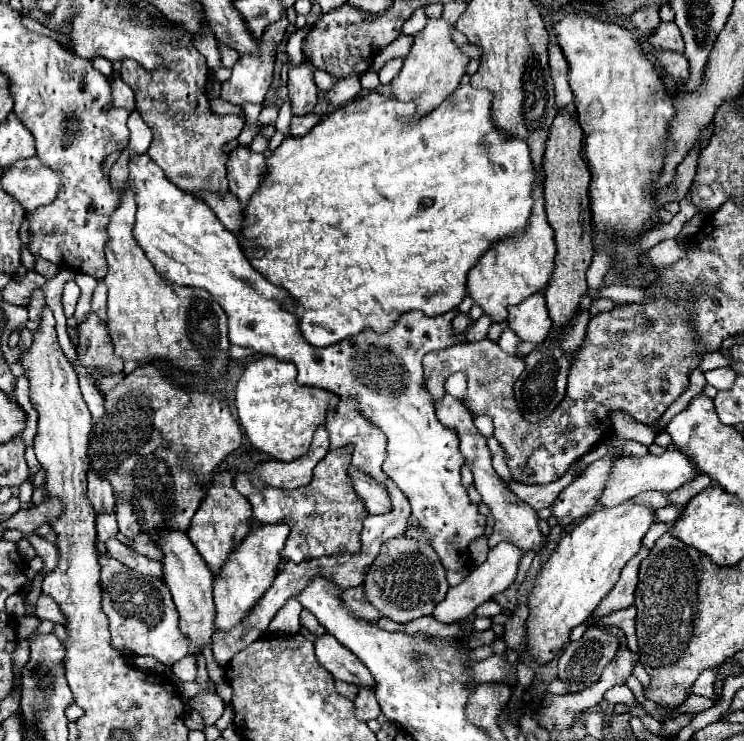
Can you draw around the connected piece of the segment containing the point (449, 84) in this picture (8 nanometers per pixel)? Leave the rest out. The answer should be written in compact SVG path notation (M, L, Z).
M428 18L426 26L414 36L414 44L410 54L404 58L404 66L400 74L392 80L392 94L398 100L416 100L416 114L424 116L434 106L438 106L446 96L450 96L460 78L466 74L466 66L470 58L462 52L462 46L452 40L454 26L442 18Z

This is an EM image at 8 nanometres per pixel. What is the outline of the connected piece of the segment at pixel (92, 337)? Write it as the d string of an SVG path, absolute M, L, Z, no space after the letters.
M88 312L86 320L78 326L80 336L80 350L78 350L78 362L92 374L92 378L98 378L96 370L110 370L120 372L124 360L114 354L114 344L108 332L108 322L98 318L96 312Z

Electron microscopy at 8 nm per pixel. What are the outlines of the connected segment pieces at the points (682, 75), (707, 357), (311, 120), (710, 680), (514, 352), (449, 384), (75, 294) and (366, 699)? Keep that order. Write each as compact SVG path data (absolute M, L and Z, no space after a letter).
M658 52L656 54L662 68L672 74L676 80L688 80L690 76L690 66L684 54L676 54L676 52Z
M717 350L712 353L707 353L703 356L700 364L700 370L702 370L703 373L706 373L707 371L713 370L714 368L725 367L728 365L728 358L726 358L726 356Z
M306 114L306 116L294 116L292 124L290 124L290 136L304 136L308 134L316 124L318 124L320 116L318 114Z
M718 668L712 670L704 670L698 680L694 682L694 686L690 688L690 694L700 694L700 696L714 696L714 680L718 676Z
M504 328L502 330L502 336L500 336L500 340L498 340L498 346L504 350L504 352L508 352L510 356L518 356L518 358L522 358L522 354L520 354L520 344L522 344L522 340L516 336L516 332L512 330L512 328Z
M458 372L449 376L445 382L445 390L455 398L464 398L464 392L467 391L466 375Z
M74 280L68 281L63 288L62 304L64 304L64 314L66 318L70 318L74 314L74 306L76 300L80 296L80 289Z
M360 686L358 690L358 696L354 698L354 704L356 704L356 712L358 712L358 718L360 720L370 720L370 718L378 718L380 714L380 706L374 698L374 692L370 688L364 688Z

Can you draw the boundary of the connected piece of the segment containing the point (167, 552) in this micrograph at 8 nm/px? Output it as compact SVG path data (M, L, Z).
M164 526L164 528L154 528L154 530L142 528L142 532L164 554L164 558L162 558L162 578L166 580L166 584L172 592L174 604L178 608L180 628L186 636L190 636L190 642L194 644L194 648L190 648L190 654L198 654L204 644L210 644L210 636L216 630L216 626L214 626L214 602L212 602L214 576L210 576L210 570L206 568L206 564L202 564L202 556L198 556L196 548L190 544L184 530Z

